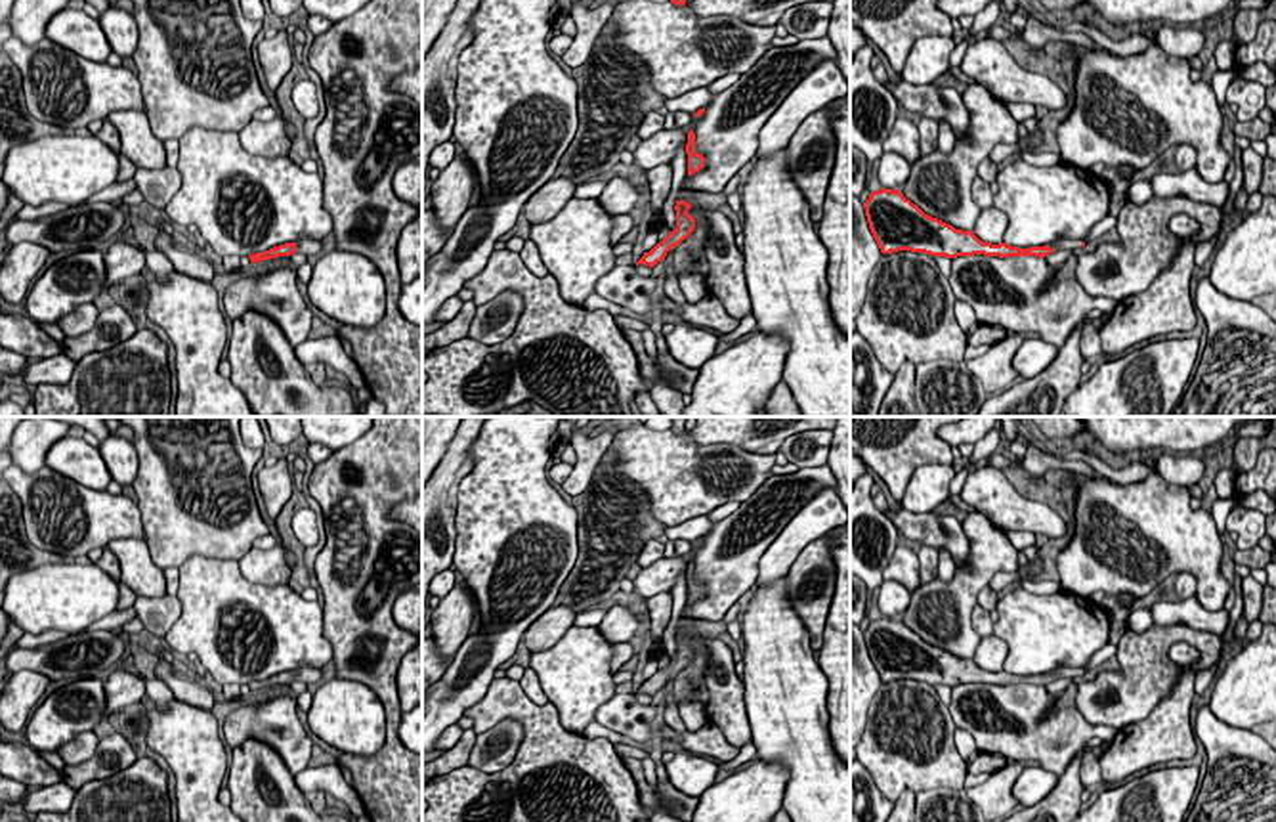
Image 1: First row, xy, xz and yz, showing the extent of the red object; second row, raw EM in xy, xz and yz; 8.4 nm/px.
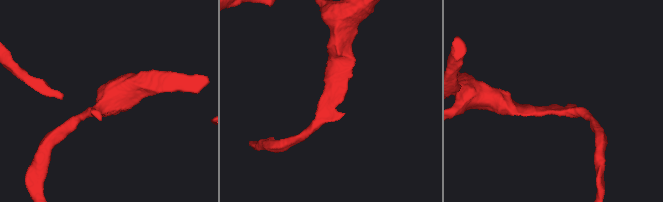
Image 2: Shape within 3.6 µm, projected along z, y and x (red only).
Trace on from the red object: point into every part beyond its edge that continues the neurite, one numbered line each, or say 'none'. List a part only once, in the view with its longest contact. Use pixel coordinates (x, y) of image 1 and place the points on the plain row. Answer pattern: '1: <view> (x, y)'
1: xy (312, 677)

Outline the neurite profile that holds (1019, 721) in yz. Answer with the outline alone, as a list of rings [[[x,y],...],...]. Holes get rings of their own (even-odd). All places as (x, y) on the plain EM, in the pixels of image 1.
[[[957,684],[947,707],[955,728],[967,730],[980,753],[1037,763],[1056,776],[1089,740],[1112,744],[1117,734],[1110,725],[1087,723],[1075,707],[1056,713],[1054,696],[1039,684]]]

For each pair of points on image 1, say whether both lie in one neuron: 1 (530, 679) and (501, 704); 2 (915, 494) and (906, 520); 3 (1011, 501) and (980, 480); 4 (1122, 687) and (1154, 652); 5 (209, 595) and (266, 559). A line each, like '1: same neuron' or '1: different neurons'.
1: different neurons
2: different neurons
3: same neuron
4: same neuron
5: different neurons

